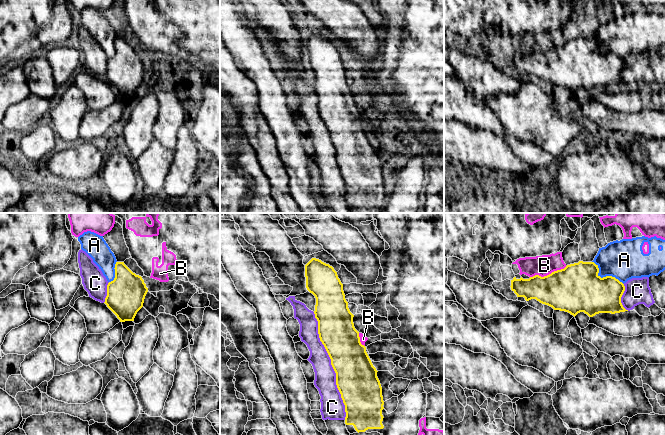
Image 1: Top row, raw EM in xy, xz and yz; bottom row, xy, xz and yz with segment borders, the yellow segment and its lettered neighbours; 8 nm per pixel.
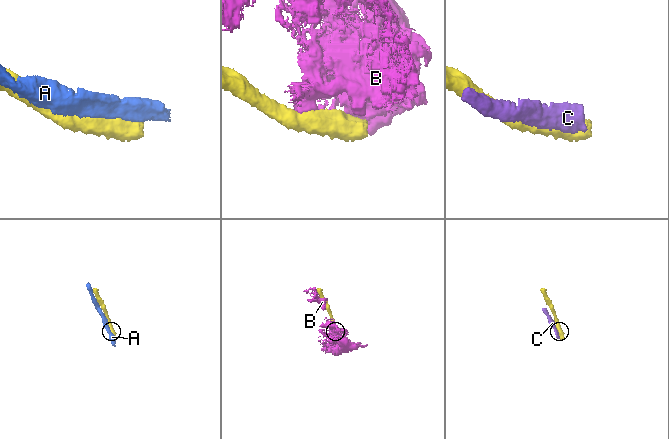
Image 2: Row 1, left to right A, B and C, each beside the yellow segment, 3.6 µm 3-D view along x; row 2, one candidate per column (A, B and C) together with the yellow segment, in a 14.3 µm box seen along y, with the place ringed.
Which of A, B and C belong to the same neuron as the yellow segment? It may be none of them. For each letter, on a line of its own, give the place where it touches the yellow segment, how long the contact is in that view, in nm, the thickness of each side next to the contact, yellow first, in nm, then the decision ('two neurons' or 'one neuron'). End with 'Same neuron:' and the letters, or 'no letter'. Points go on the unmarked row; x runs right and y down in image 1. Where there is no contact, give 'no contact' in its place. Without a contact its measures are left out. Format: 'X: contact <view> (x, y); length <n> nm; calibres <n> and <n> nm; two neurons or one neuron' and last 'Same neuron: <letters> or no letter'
A: contact yz (604, 53); length 320 nm; calibres 380 and 320 nm; two neurons
B: contact yz (549, 50); length 300 nm; calibres 380 and 160 nm; two neurons
C: contact xz (332, 142); length 900 nm; calibres 340 and 180 nm; two neurons
Same neuron: no letter

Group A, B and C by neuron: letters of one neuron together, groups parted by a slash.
A / B / C

